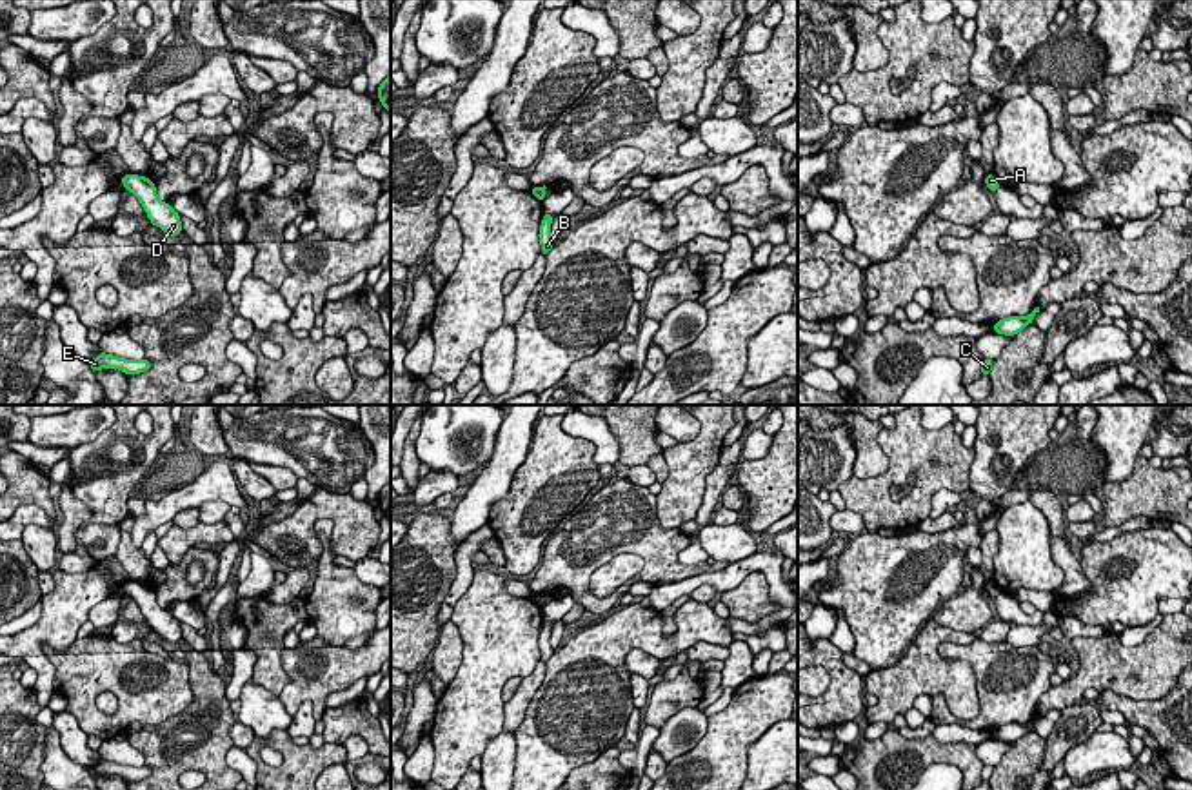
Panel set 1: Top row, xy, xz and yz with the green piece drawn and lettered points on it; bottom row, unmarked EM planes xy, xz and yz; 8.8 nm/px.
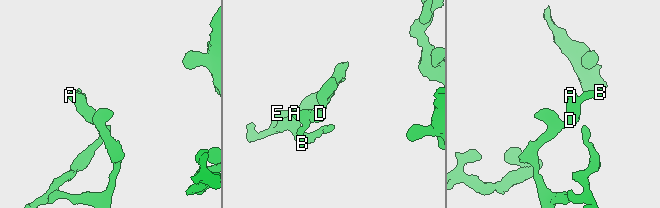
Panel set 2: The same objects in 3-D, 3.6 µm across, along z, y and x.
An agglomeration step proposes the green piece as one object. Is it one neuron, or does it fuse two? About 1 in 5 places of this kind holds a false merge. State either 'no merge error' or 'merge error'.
no merge error

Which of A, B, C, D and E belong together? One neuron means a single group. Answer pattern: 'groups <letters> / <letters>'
groups A B C D E

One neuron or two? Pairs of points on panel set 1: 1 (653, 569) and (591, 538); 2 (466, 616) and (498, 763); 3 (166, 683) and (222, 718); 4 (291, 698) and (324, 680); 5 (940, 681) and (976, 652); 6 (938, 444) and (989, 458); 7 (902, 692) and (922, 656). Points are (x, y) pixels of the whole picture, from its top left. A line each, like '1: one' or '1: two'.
1: one
2: two
3: two
4: one
5: two
6: two
7: one

